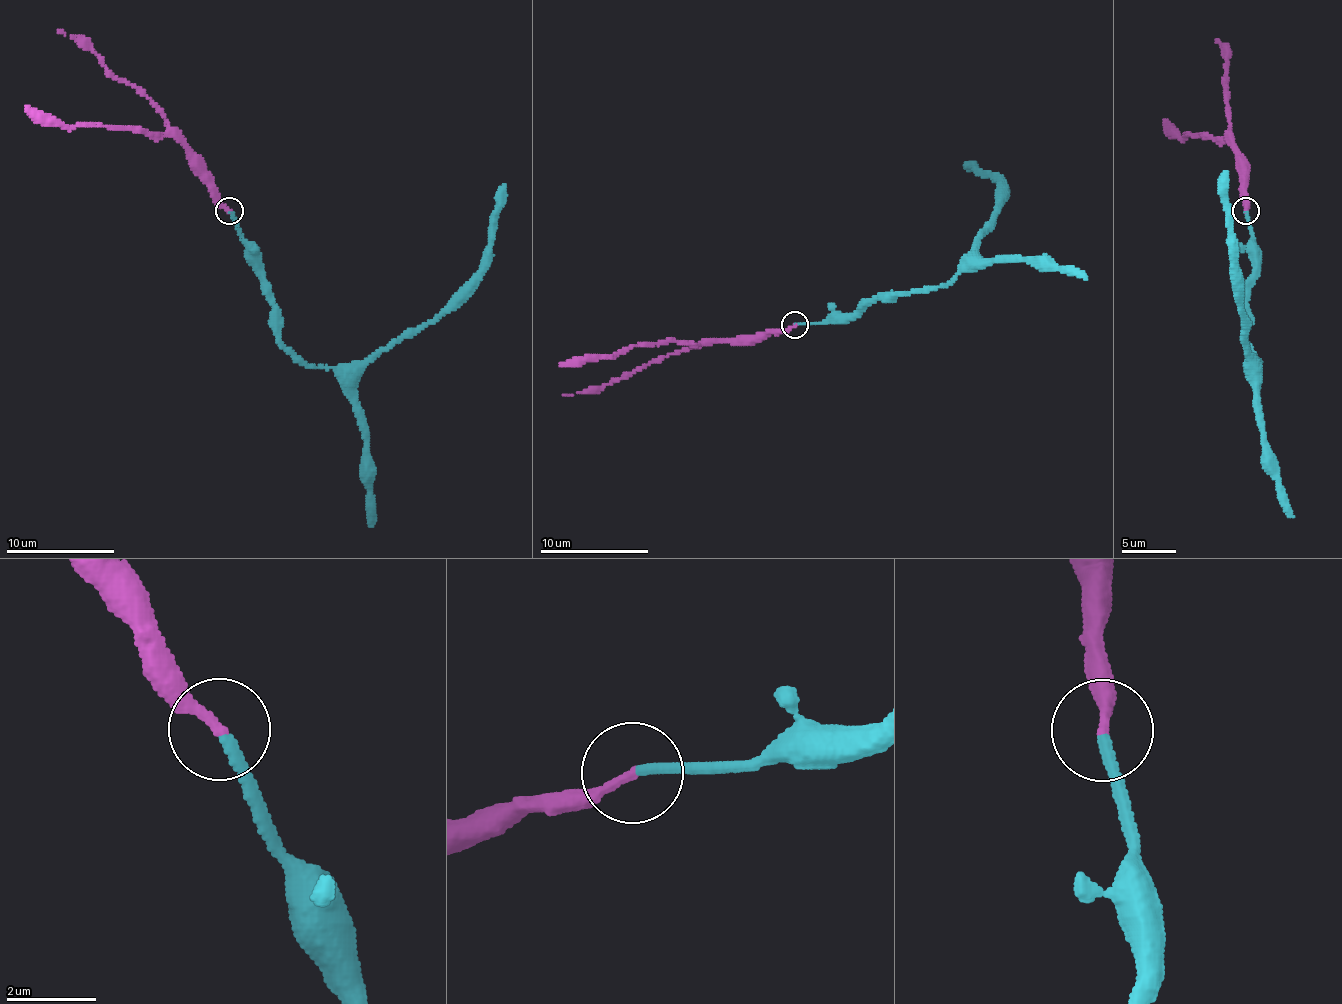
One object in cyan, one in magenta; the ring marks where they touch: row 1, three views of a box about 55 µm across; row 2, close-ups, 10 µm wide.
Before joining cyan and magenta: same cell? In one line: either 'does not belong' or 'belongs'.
belongs

